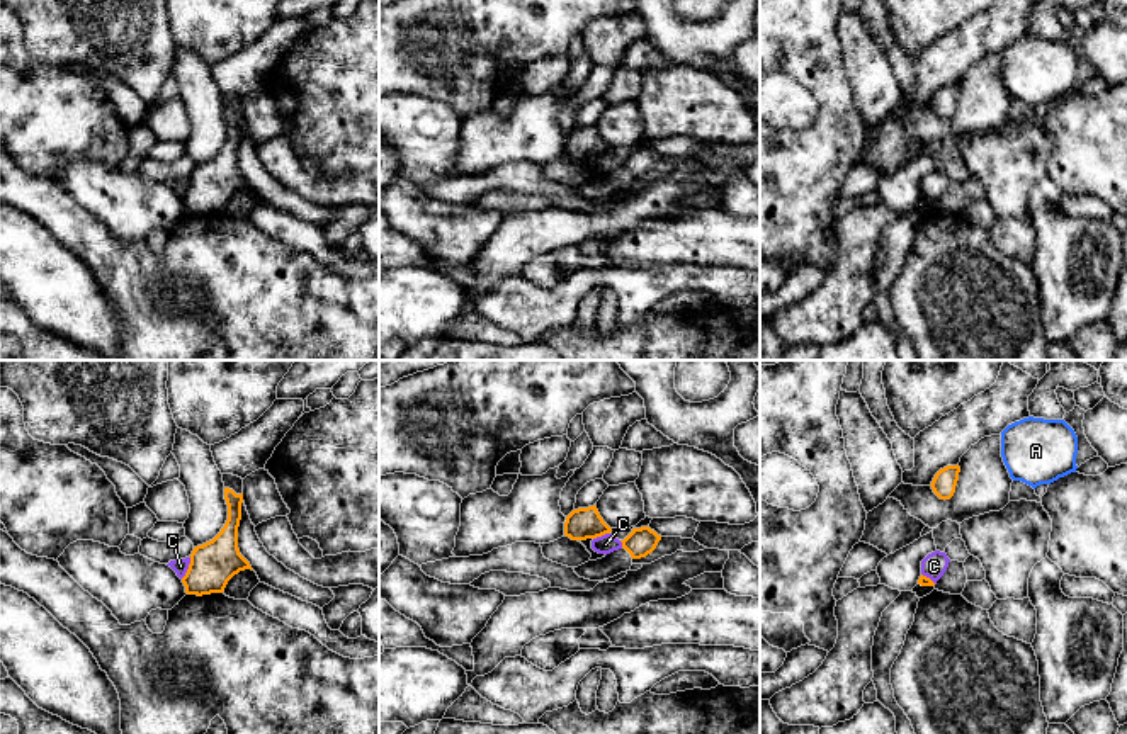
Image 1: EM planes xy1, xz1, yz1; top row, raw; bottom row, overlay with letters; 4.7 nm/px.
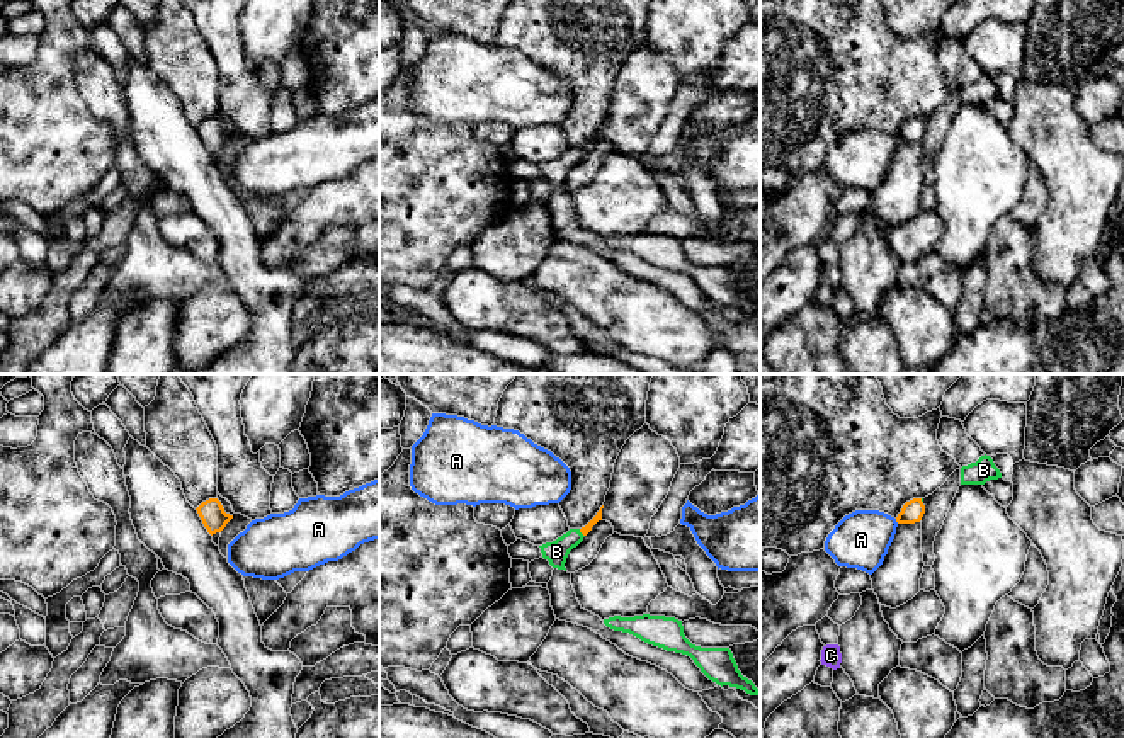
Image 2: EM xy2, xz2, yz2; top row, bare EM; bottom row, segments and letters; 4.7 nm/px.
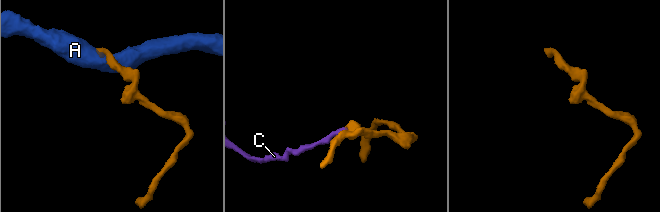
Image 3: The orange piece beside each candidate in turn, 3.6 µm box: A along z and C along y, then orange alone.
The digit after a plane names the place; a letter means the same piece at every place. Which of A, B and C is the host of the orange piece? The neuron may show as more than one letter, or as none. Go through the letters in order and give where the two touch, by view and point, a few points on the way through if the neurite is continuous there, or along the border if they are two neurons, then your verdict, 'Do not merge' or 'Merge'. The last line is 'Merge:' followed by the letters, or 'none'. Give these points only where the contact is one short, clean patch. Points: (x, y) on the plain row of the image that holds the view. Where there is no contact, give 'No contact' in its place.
A: Touches orange at yz2 (896, 140). Boundary: yz2 (895, 138), (898, 141). Do not merge
B: Touches orange at xz2 (580, 150). Path across: xz2 (597, 136), (580, 150), (556, 170). Merge
C: Touches orange at xy1 (189, 187). Boundary: xy1 (191, 177), (189, 187), (181, 197). Do not merge
Merge: B

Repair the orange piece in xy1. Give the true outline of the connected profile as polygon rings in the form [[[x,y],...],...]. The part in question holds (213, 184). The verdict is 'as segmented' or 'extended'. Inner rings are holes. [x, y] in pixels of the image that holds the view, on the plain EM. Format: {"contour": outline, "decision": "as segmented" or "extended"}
{"contour": [[[224,107],[228,139],[209,161],[194,167],[190,184],[182,197],[187,214],[223,212],[228,200],[240,190],[252,189],[238,168],[238,146],[241,139],[243,112]]], "decision": "as segmented"}

